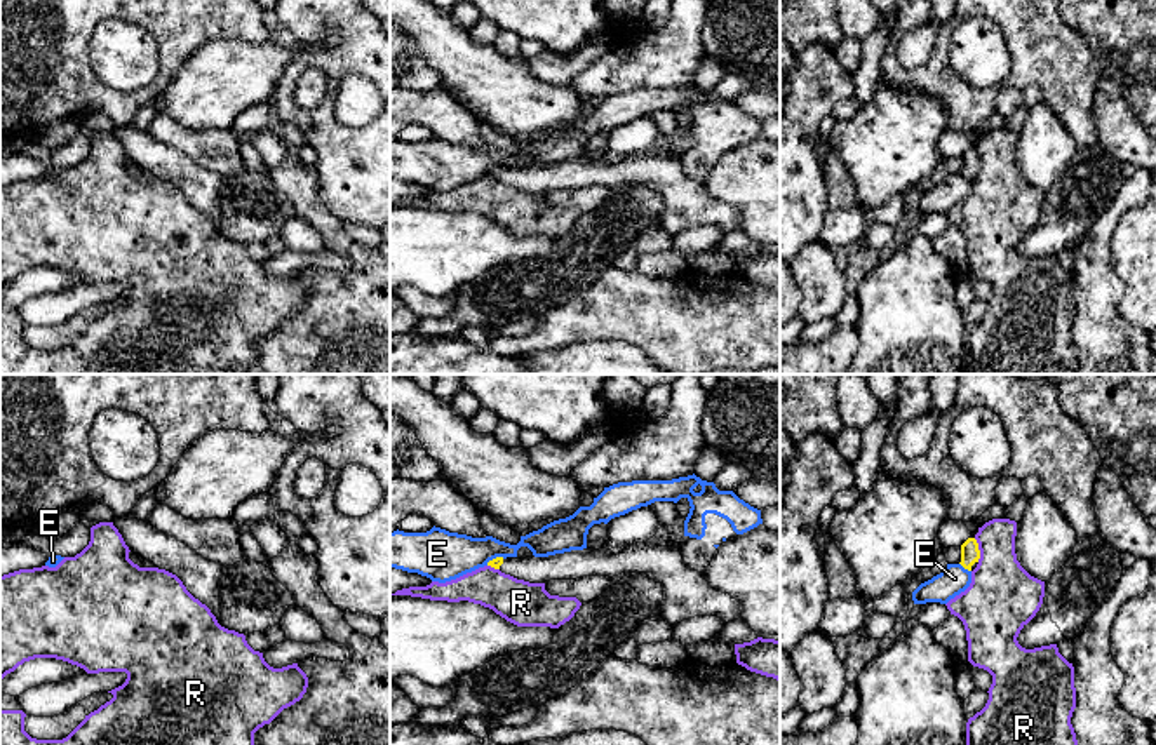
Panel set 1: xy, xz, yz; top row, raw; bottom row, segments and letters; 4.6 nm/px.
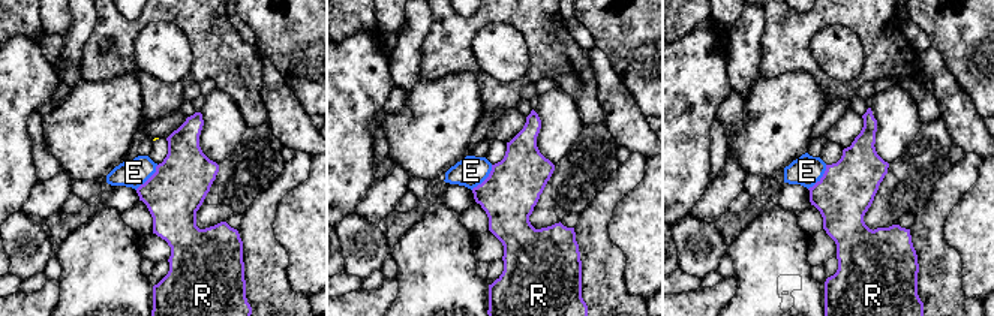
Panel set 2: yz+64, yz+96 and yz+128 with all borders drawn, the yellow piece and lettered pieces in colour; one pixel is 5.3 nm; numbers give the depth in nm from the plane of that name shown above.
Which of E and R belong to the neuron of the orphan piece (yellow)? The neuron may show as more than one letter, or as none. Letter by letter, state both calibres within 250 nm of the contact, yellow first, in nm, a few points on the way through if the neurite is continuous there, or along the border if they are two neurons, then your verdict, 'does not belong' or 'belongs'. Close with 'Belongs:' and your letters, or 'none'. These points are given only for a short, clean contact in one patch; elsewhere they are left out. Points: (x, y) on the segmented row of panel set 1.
E: 90 nm thick on the yellow side, 140 nm on the other; border along yz (960, 563), (970, 571); does not belong
R: 90 nm thick on the yellow side, 320 nm on the other; border along yz (974, 538), (979, 549), (979, 561); does not belong
Belongs: none

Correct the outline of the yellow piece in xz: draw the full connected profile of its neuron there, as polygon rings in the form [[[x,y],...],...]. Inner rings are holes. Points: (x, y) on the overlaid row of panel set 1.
[[[637,543],[622,548],[583,548],[548,557],[496,557],[487,566],[529,583],[651,573],[663,587],[660,616],[672,627],[695,616],[717,616],[724,623],[742,618],[740,602],[714,590],[703,573],[684,562],[679,547]]]

